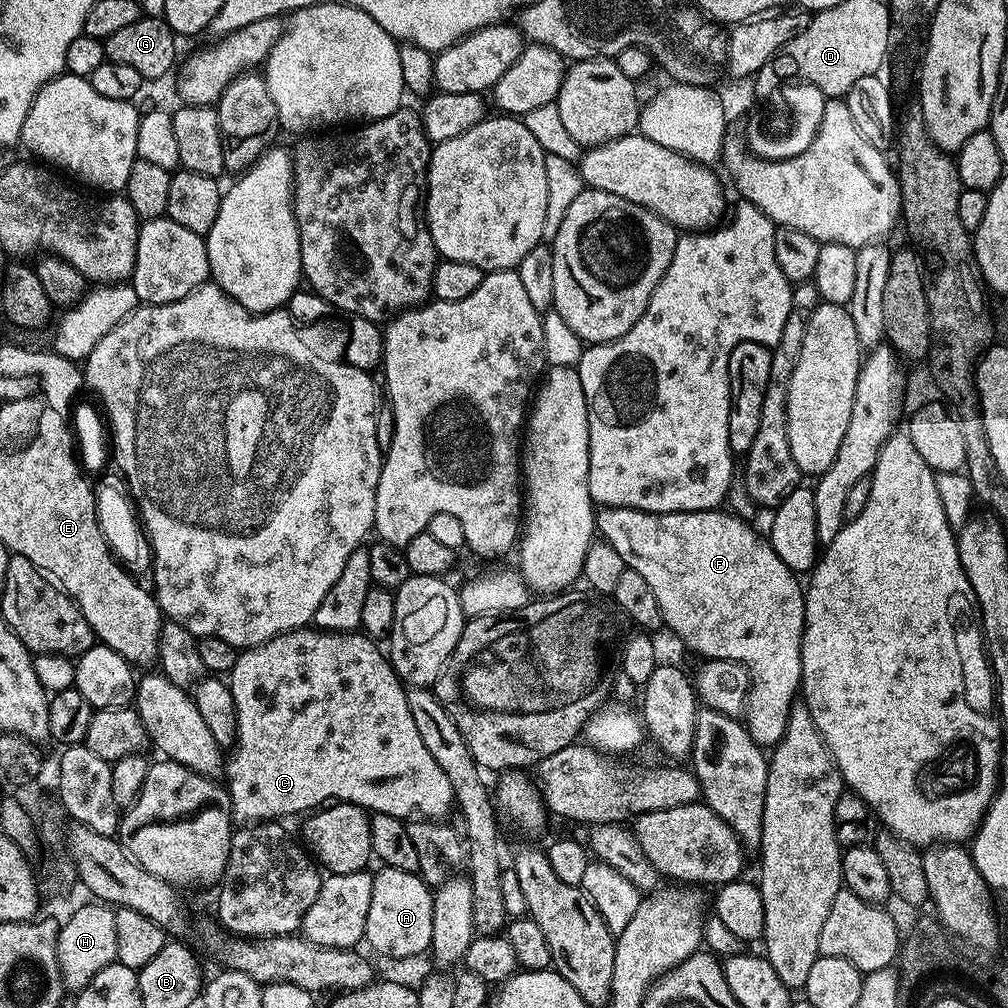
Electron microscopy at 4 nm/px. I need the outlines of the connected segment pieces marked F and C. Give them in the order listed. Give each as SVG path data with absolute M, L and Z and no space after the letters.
M600 508L596 512L596 526L599 535L610 542L614 546L614 550L618 550L618 554L622 554L622 562L625 568L632 568L638 574L642 574L642 578L646 578L646 582L650 585L650 590L654 590L654 598L658 598L658 606L660 607L660 616L665 625L669 624L672 627L672 632L680 640L685 640L694 651L700 655L700 658L707 658L710 660L733 660L738 662L748 671L749 685L748 695L744 697L744 706L742 709L742 723L745 728L748 729L750 738L754 738L754 742L761 746L775 746L776 743L782 738L782 734L786 730L786 722L788 721L788 715L792 709L794 701L797 699L798 693L801 691L800 686L800 639L804 633L804 594L805 589L798 581L797 573L790 570L790 566L786 566L786 562L782 562L782 558L778 558L778 554L772 548L771 539L759 536L746 521L740 516L731 516L730 513L724 512L725 510L713 510L710 512L638 512L635 508Z
M305 626L296 629L295 632L283 632L275 636L273 640L267 640L265 644L259 644L256 648L245 648L236 657L236 664L230 673L230 683L234 694L234 706L238 714L238 730L236 731L236 747L231 753L226 764L226 776L228 772L228 784L226 791L232 805L233 817L244 822L272 822L275 816L288 816L291 812L304 812L319 809L329 802L341 802L357 804L358 807L369 813L381 812L401 818L408 818L417 808L417 813L428 818L444 818L448 811L453 811L452 787L450 778L442 774L442 766L434 762L430 750L422 743L422 737L418 734L418 726L414 726L414 718L410 714L408 705L408 692L405 685L396 676L392 668L392 662L383 651L375 648L373 641L359 631L333 632L313 630Z

